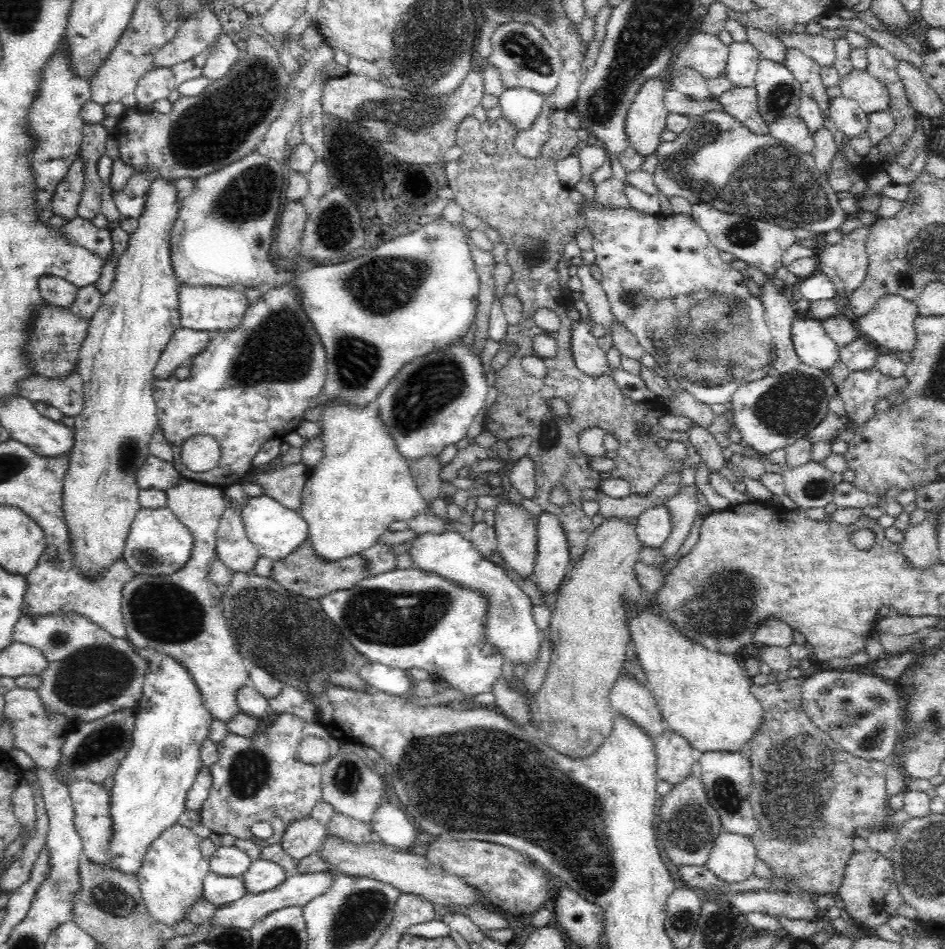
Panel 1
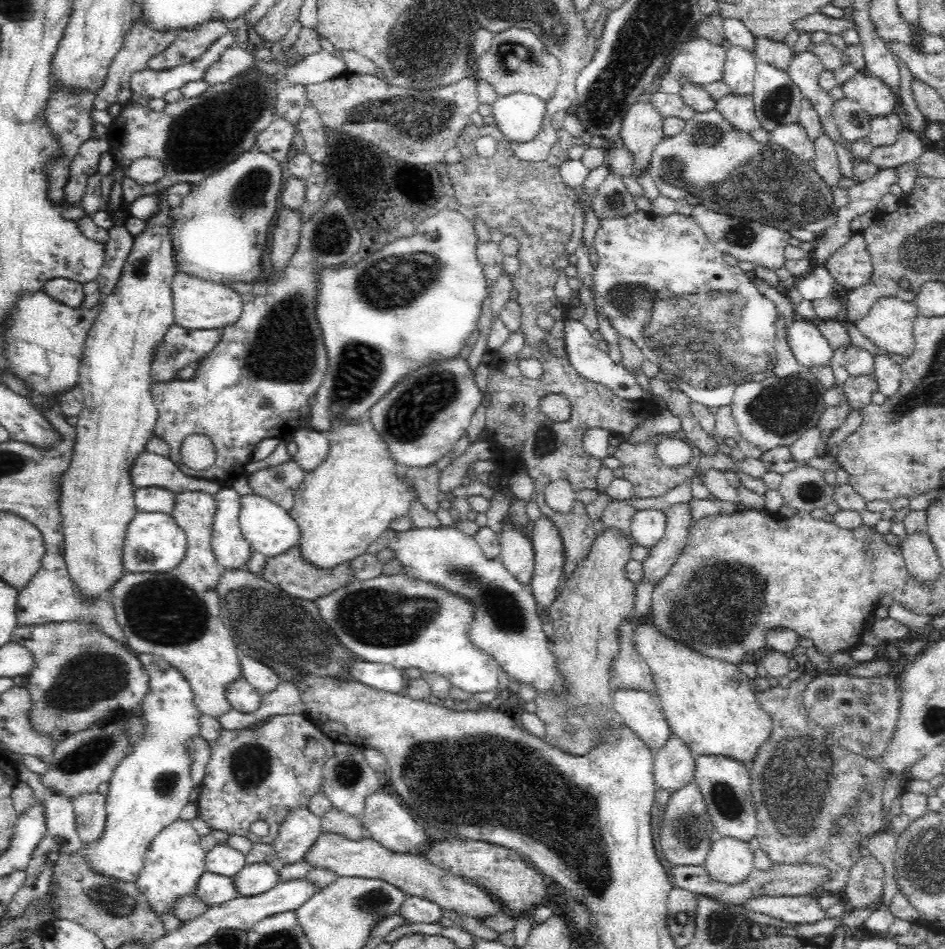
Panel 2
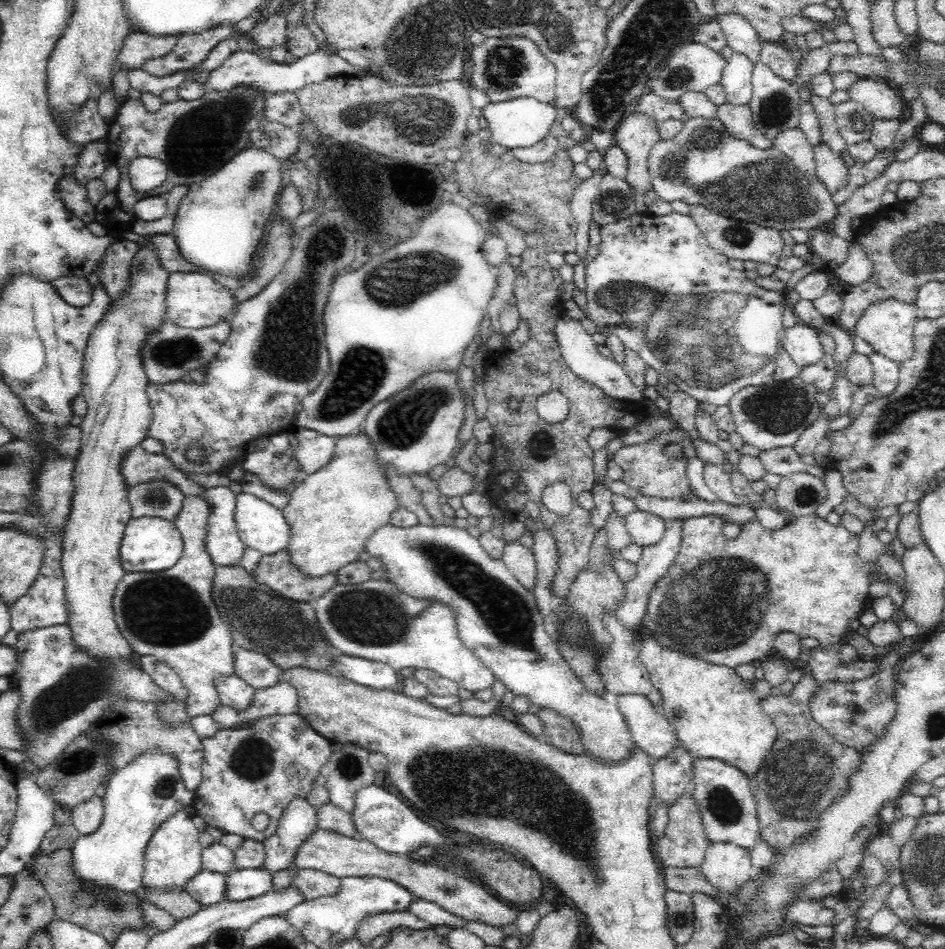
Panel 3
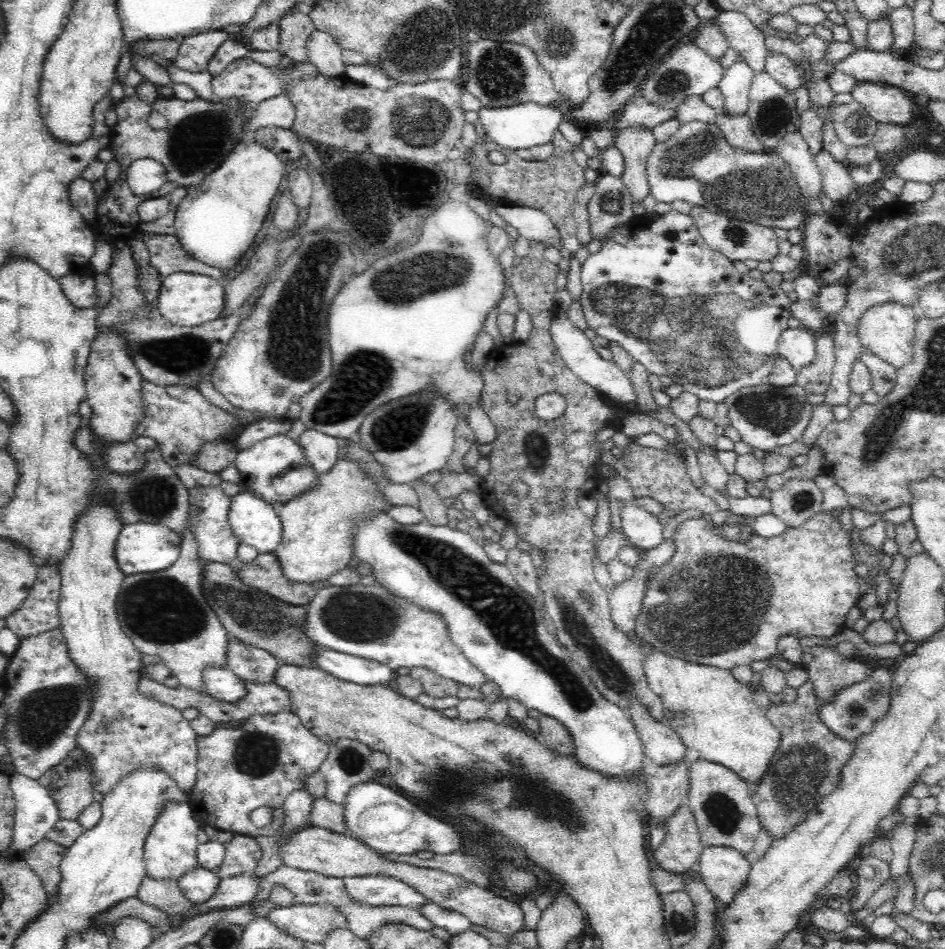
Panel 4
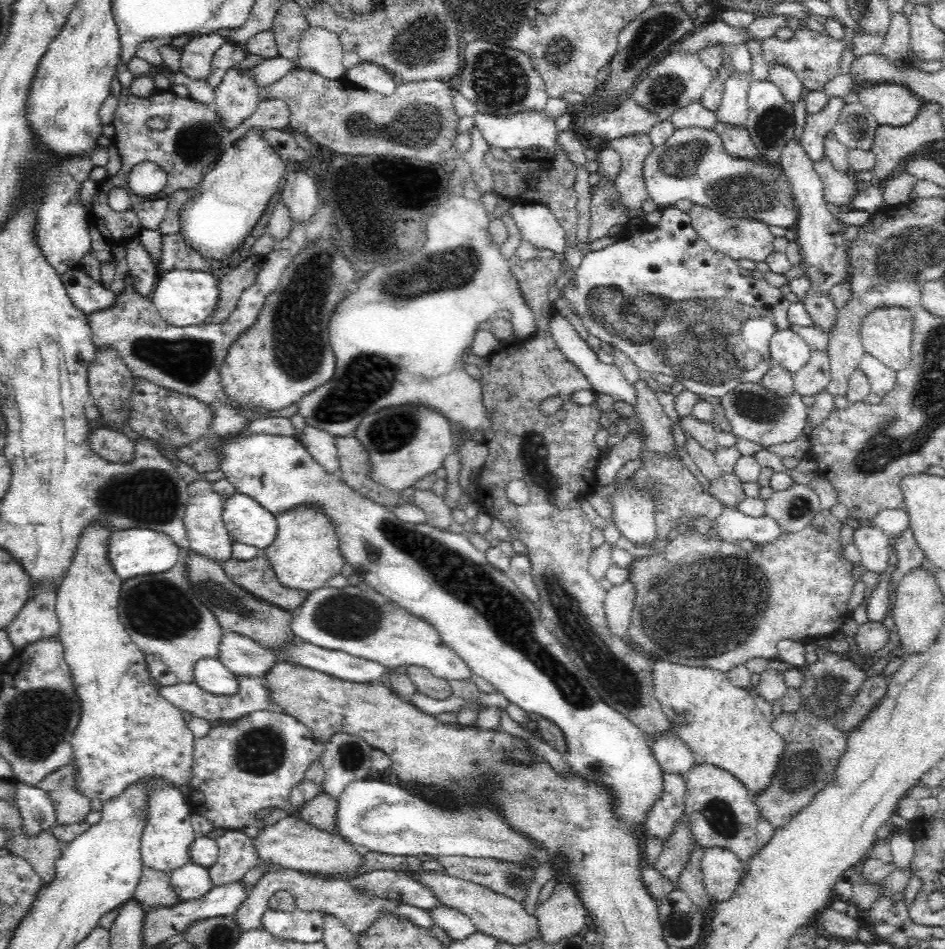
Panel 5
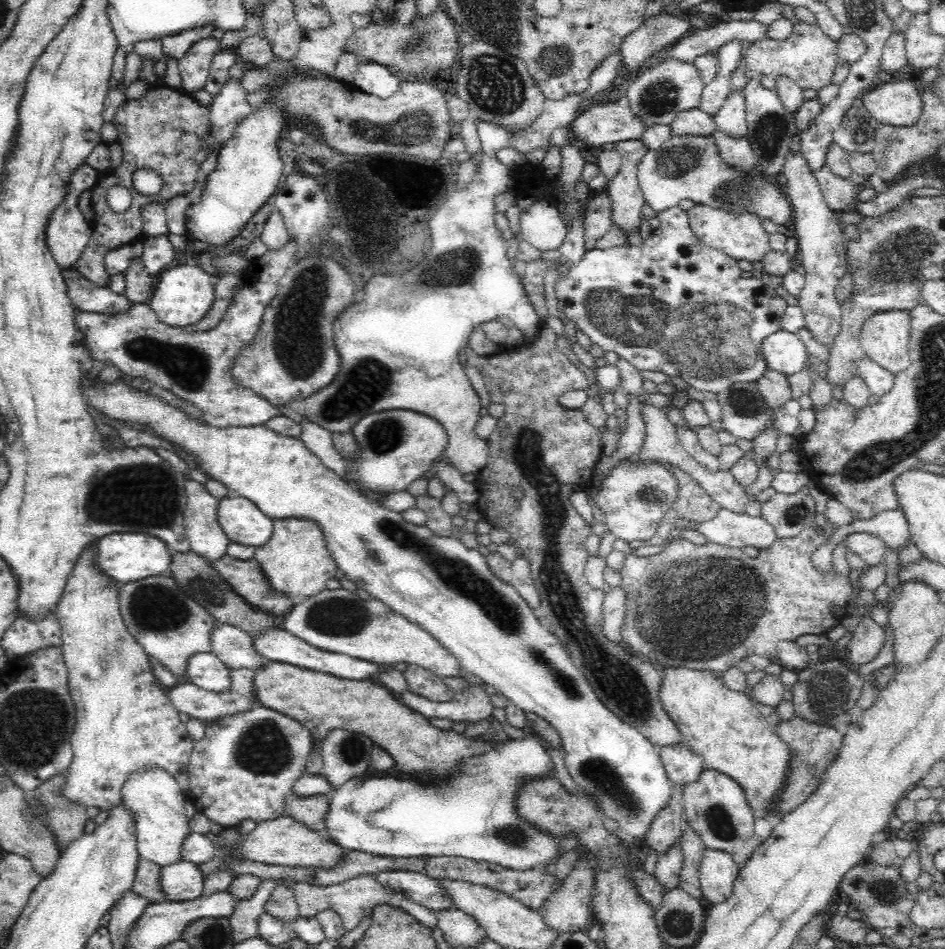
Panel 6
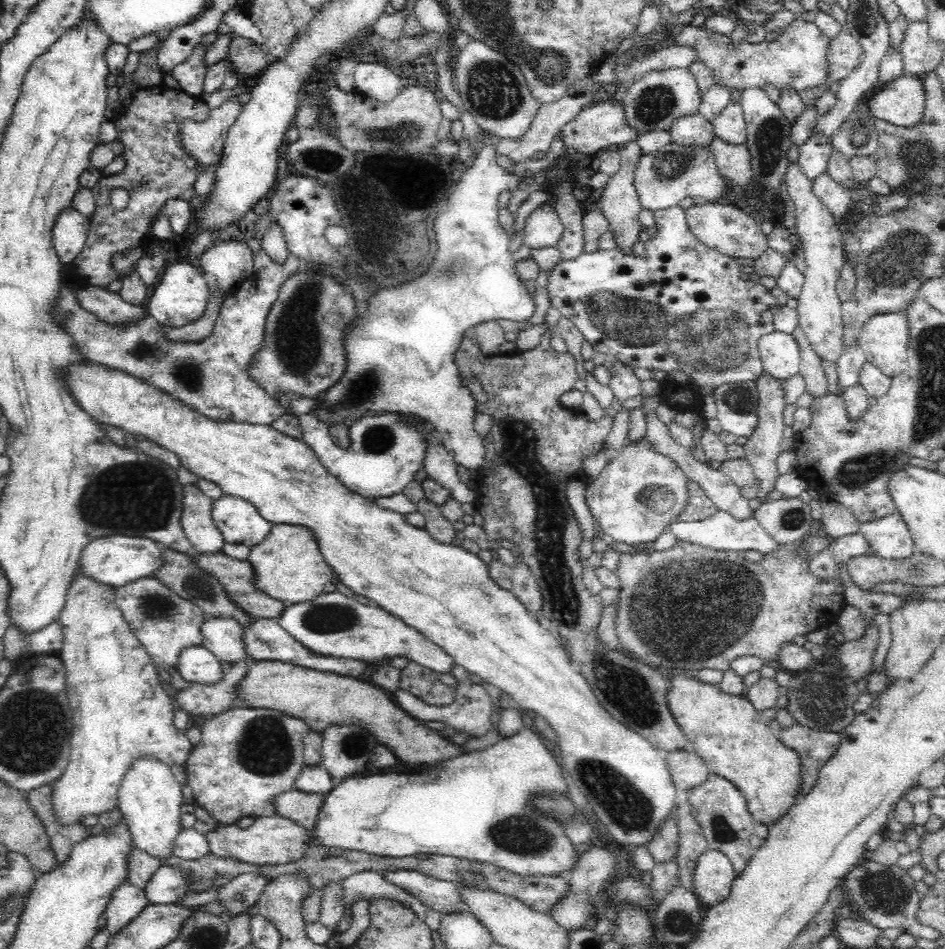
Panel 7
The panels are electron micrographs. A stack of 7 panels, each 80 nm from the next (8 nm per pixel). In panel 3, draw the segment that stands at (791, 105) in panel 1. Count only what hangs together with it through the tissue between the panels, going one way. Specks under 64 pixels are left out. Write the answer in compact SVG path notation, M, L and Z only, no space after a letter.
M763 63L754 65L752 76L752 94L749 102L754 129L770 142L782 134L784 130L790 130L799 126L799 110L801 109L802 99L798 93L798 85L792 85L784 79L772 73Z

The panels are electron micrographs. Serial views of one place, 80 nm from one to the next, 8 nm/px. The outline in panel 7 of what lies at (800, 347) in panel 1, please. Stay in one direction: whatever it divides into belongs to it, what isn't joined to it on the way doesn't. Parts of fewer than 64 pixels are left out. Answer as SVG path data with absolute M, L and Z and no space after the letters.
M774 331L757 342L763 374L776 380L788 380L799 374L800 353L792 335Z

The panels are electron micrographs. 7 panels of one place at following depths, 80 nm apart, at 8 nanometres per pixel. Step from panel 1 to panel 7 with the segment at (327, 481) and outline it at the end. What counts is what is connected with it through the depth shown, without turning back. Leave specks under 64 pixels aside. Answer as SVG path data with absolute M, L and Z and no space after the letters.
M274 524L268 536L260 544L250 547L247 561L253 570L253 585L272 600L284 604L300 604L314 600L324 593L324 587L331 582L332 569L324 562L311 532L304 527L289 524Z

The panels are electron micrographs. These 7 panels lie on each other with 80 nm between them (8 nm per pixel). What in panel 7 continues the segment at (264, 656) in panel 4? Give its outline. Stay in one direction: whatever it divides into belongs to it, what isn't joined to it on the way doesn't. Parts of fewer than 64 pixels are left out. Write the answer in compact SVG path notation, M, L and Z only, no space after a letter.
M232 615L204 616L200 623L203 646L219 661L230 662L246 660L242 642L242 624Z

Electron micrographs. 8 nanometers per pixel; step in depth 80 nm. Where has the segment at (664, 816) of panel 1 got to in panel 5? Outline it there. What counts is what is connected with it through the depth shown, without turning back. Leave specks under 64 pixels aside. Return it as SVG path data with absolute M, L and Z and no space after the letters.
M685 821L676 824L674 834L662 846L653 864L662 878L678 885L682 870L689 857L689 848L696 843Z

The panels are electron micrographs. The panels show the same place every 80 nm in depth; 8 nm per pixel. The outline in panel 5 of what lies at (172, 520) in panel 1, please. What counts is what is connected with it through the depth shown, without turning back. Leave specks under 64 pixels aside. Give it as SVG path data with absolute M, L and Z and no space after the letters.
M145 528L112 531L112 536L108 538L107 561L109 568L123 581L136 578L136 576L166 572L178 562L180 553L182 551L172 540L168 539L168 536Z

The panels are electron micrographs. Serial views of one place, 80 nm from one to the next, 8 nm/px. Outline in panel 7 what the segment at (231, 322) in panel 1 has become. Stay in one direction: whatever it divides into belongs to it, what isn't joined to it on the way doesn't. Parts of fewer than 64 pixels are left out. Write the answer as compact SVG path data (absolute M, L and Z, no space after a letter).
M188 262L172 264L164 270L160 283L146 304L147 315L158 324L181 327L194 322L203 312L211 294L207 279Z

